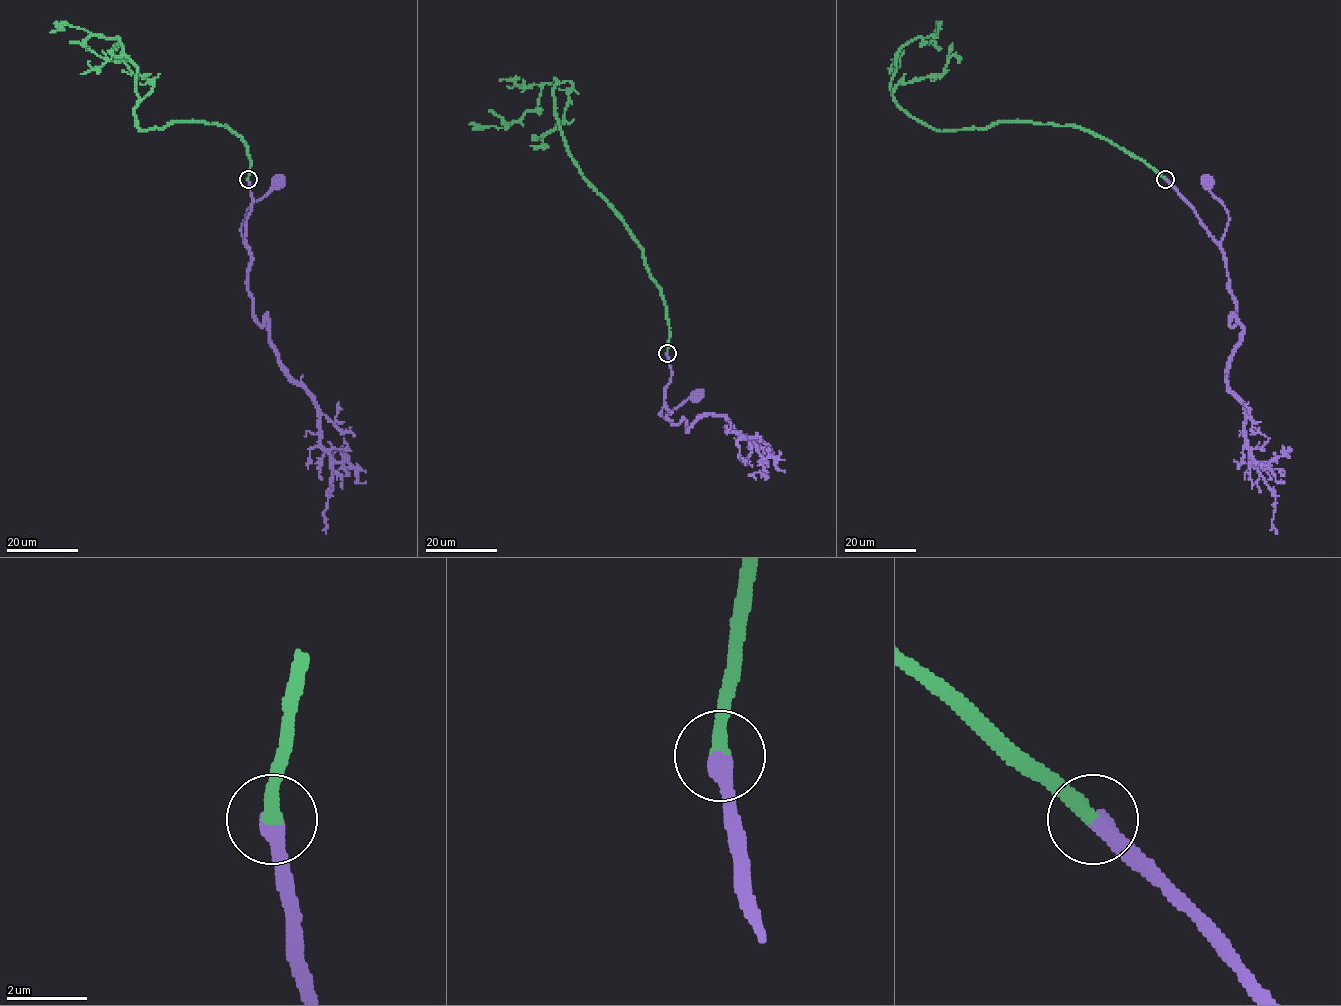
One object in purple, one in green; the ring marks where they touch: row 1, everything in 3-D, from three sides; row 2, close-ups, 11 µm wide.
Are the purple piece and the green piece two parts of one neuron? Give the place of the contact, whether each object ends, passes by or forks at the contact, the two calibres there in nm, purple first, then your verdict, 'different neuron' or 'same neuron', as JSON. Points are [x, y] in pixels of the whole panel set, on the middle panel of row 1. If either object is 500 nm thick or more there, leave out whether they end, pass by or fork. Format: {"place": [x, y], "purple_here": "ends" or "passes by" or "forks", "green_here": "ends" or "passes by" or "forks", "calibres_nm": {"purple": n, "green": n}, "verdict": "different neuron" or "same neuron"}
{"place": [667, 353], "purple_here": "ends", "green_here": "ends", "calibres_nm": {"purple": 460, "green": 360}, "verdict": "same neuron"}

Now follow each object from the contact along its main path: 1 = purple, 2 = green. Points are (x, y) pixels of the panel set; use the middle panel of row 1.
1: (667, 353), (671, 379), (665, 388), (664, 407), (659, 413), (662, 417), (695, 395)
2: (667, 353), (660, 289), (570, 154), (558, 81), (509, 126), (469, 124)

